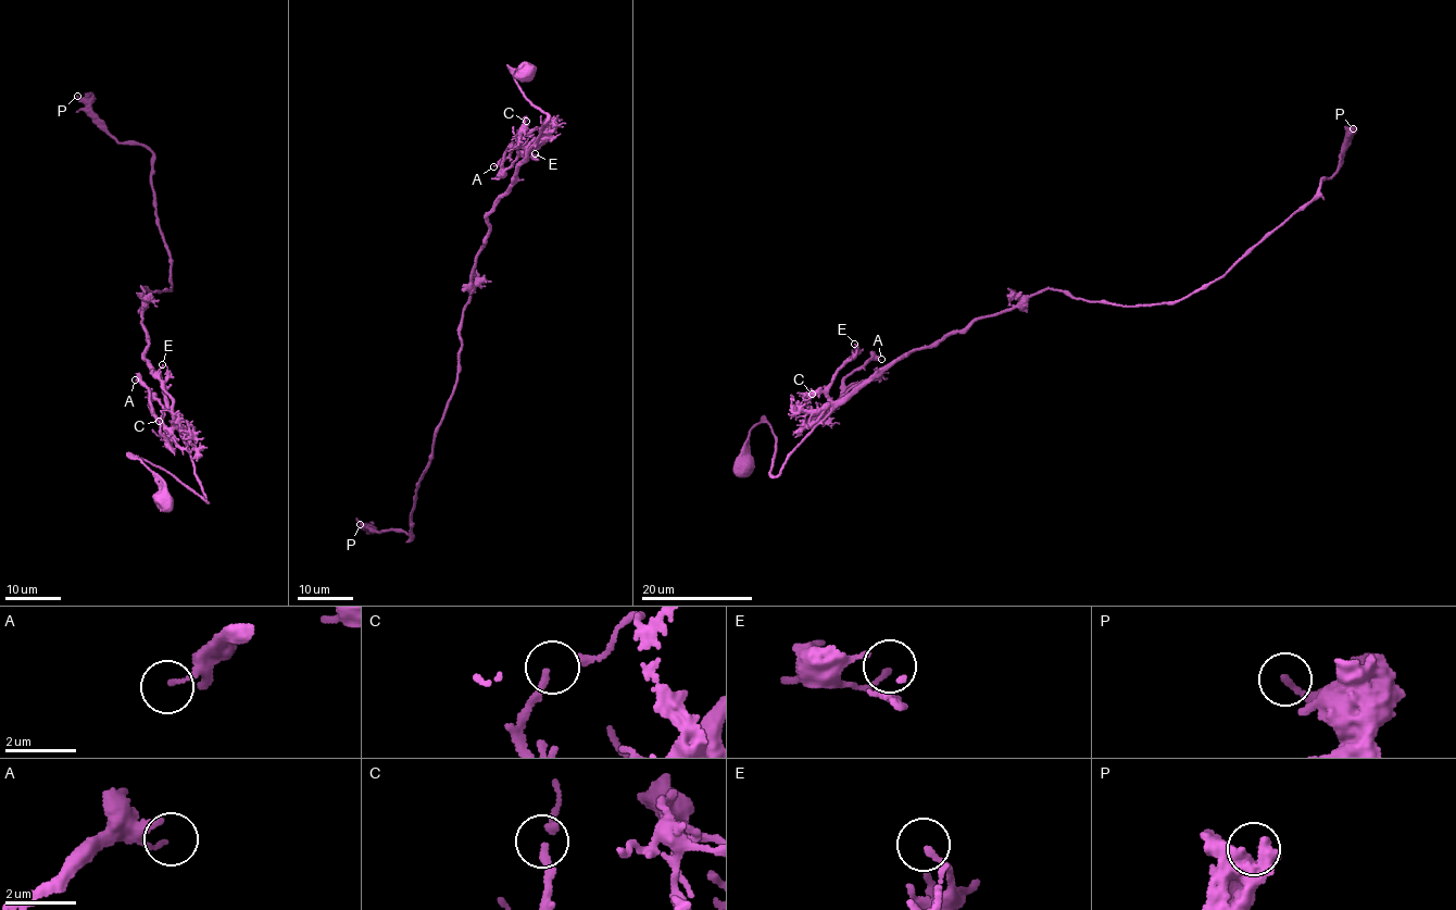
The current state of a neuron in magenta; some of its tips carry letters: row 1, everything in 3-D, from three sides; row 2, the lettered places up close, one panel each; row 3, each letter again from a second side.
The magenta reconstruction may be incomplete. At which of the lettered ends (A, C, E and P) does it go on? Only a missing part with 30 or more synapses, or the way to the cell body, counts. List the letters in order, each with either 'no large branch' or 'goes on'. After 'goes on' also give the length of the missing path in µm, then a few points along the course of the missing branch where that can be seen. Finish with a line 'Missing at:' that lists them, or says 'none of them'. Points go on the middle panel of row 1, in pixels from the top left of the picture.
A: no large branch
C: no large branch
E: no large branch
P: no large branch
Missing at: none of them

